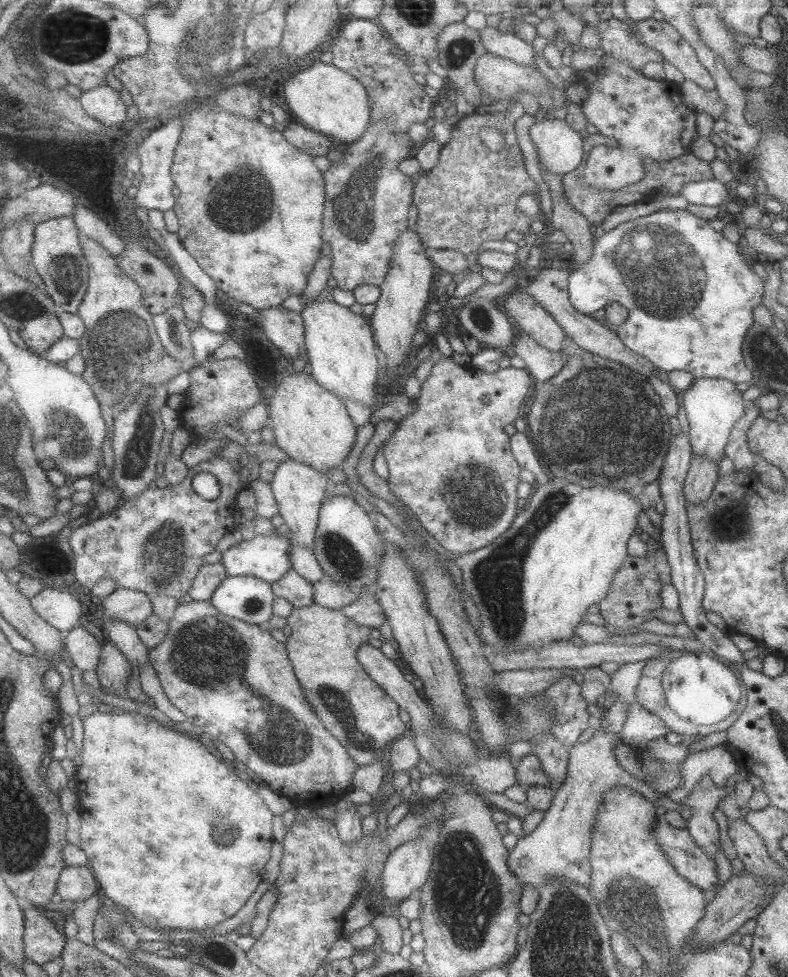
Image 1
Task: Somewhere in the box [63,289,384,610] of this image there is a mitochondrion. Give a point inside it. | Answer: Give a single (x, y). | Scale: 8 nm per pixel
(120, 341)

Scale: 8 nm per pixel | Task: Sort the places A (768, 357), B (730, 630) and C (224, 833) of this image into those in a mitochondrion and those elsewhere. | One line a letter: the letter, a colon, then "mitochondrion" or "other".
A: mitochondrion
B: other
C: mitochondrion

